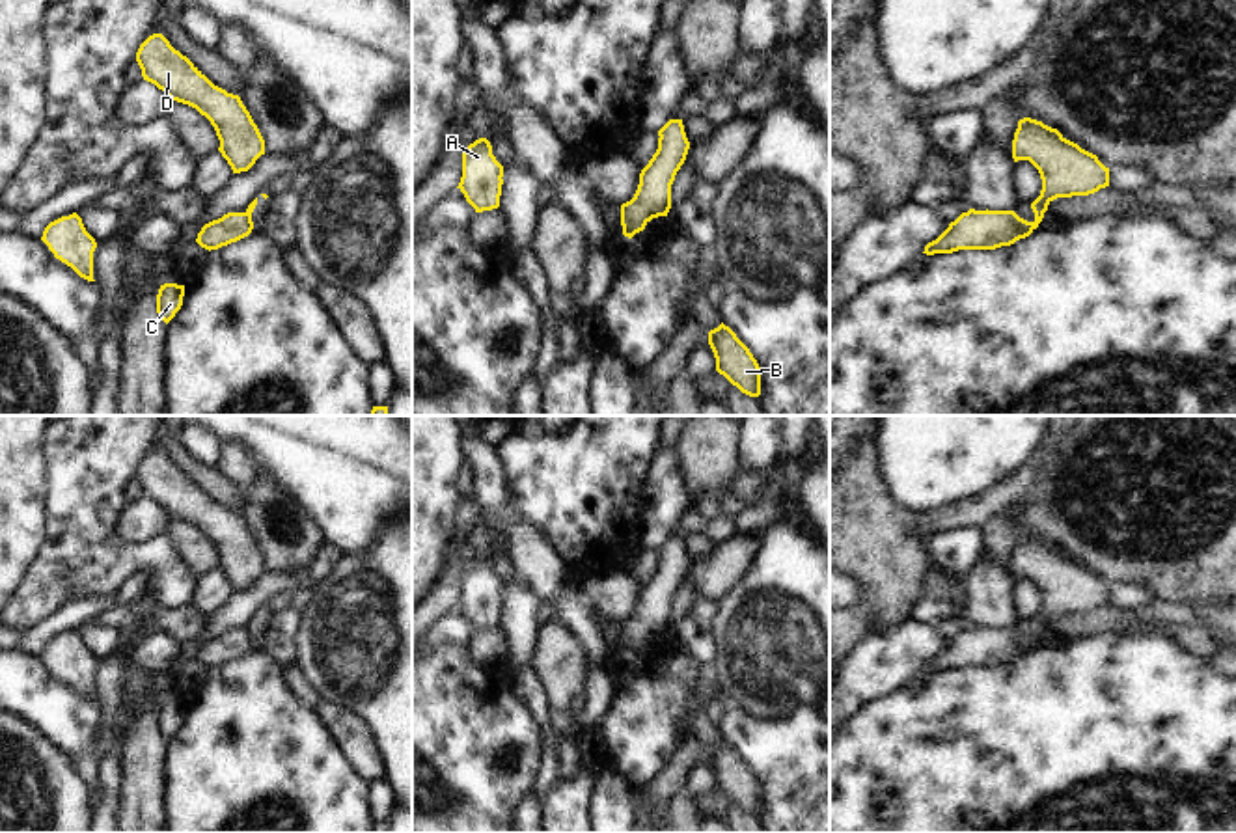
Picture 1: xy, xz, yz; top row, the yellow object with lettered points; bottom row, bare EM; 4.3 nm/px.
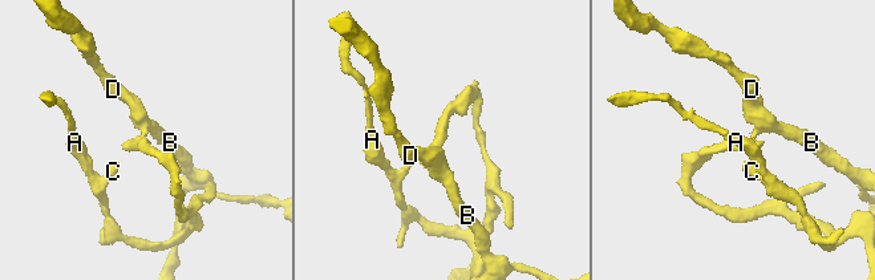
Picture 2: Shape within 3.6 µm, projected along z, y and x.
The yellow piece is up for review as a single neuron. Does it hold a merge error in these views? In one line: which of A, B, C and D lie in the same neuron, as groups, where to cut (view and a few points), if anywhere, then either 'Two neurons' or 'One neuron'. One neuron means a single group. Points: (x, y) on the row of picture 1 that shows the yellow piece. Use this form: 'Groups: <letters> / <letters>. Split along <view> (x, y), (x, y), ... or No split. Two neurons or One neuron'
Groups: A C / B D. Split along xy (245, 213), (250, 218). Two neurons.

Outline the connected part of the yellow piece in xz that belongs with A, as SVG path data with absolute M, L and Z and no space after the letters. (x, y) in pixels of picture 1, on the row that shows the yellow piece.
M487 138L470 143L462 153L462 177L459 190L475 212L500 207L503 166L492 155L492 145Z

